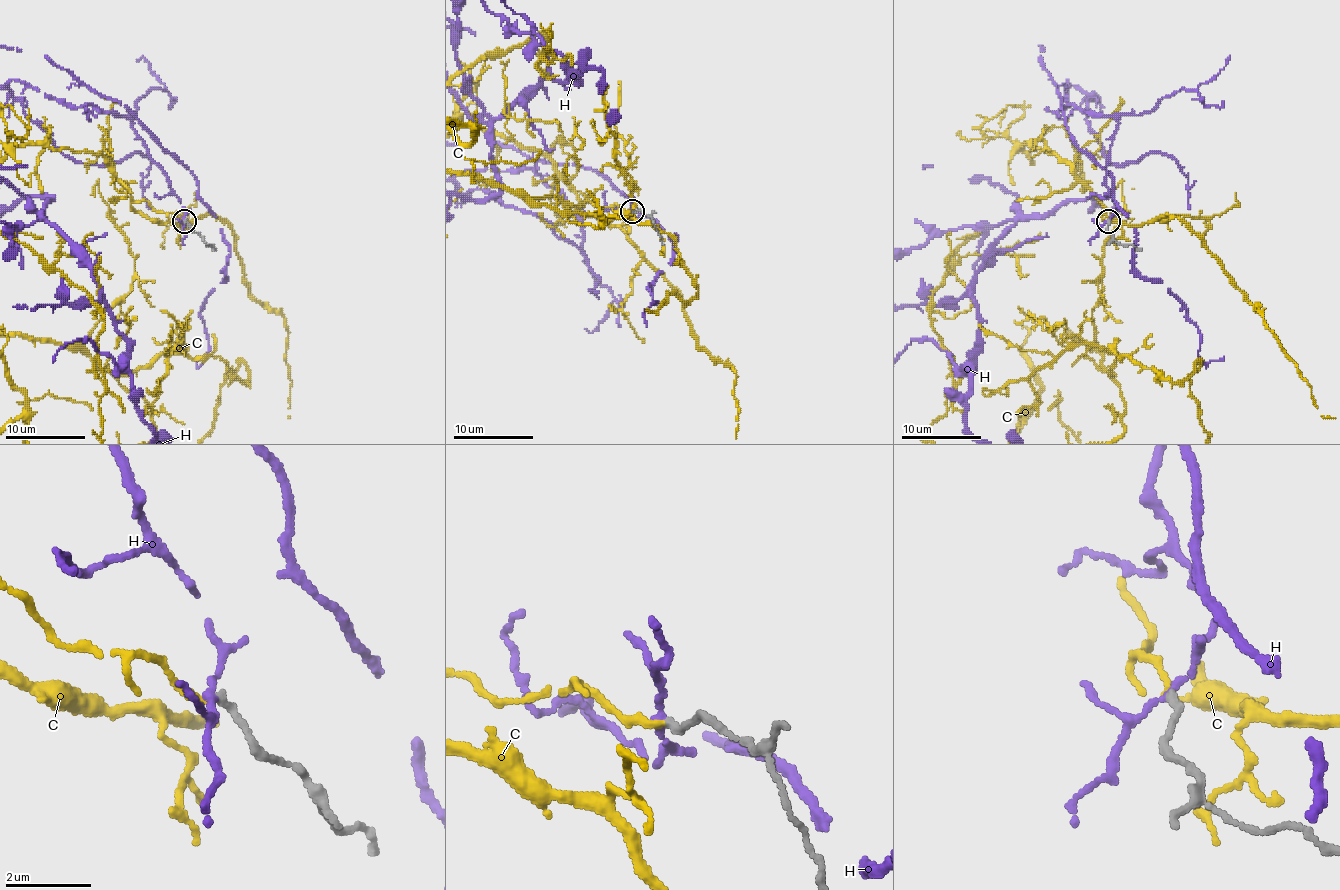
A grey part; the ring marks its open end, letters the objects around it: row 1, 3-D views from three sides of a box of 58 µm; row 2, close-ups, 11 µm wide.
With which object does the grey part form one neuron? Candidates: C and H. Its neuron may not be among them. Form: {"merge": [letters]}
{"merge": ["C"]}

